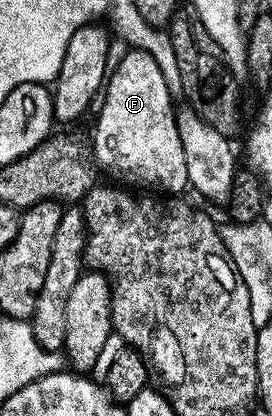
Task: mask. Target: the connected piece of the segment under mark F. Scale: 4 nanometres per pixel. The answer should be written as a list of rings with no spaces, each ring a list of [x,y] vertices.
[[[127,48],[120,59],[120,67],[108,74],[105,82],[104,96],[101,98],[102,110],[94,125],[92,152],[99,170],[107,169],[127,186],[137,187],[142,191],[157,191],[162,195],[182,195],[182,192],[187,192],[190,183],[188,163],[184,163],[184,147],[180,143],[176,104],[174,105],[176,101],[168,91],[168,74],[162,68],[163,62],[152,59],[148,51]]]

